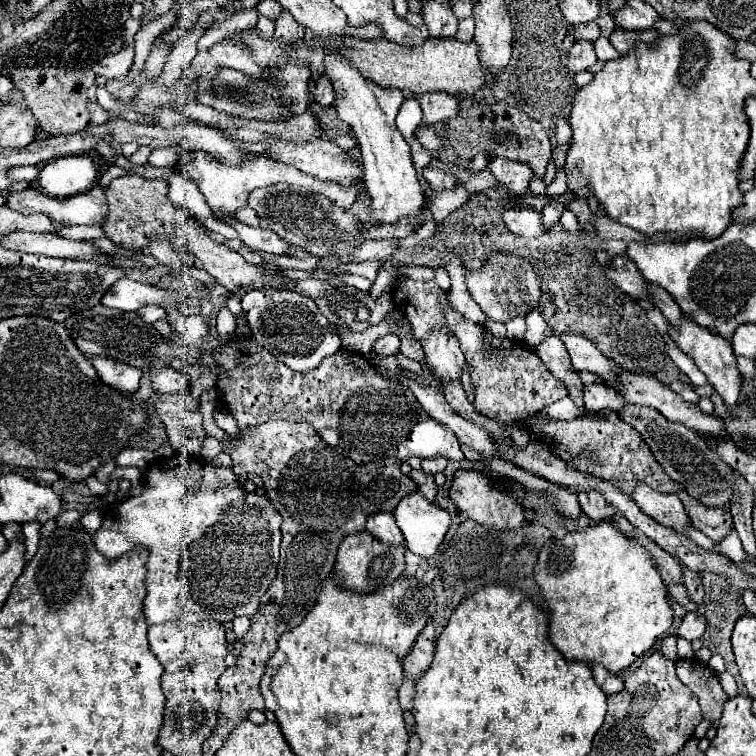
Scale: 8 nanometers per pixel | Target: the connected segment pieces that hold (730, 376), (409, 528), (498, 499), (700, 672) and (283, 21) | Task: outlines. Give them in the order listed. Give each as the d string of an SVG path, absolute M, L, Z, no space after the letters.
M682 316L680 328L670 328L670 336L678 344L678 348L684 354L688 354L694 360L694 364L706 374L708 382L716 388L716 392L724 400L726 408L728 410L736 410L738 408L740 388L742 388L742 376L740 376L740 372L736 368L736 356L732 352L730 340L718 338L716 334L710 334L710 330L702 330L696 322L690 322L690 318L684 318L684 316Z
M414 492L400 500L394 510L398 528L406 538L406 548L422 558L432 558L450 526L450 514L430 504L422 494Z
M472 470L456 472L450 488L450 498L462 514L466 514L470 520L474 520L480 526L498 528L498 530L518 530L524 524L522 506L506 490L502 490L494 480L490 480L480 472L472 472Z
M698 658L678 660L676 674L698 696L702 716L720 720L728 696L718 682L718 674L708 664L700 662Z
M282 12L280 18L276 20L276 40L282 42L282 44L296 44L296 42L302 42L304 38L304 28L298 26L298 22L294 22L294 18L290 18L290 14Z

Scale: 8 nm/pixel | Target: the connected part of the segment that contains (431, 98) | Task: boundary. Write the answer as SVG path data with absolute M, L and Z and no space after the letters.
M428 92L428 94L414 94L422 108L422 124L424 126L434 126L436 122L444 122L458 114L458 102L460 98L450 98L450 94L438 94L438 92Z

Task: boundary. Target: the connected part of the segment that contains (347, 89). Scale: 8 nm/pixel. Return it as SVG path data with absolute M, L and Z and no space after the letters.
M326 48L324 50L324 68L326 68L326 78L332 82L334 86L334 108L338 112L338 118L344 120L358 144L360 144L360 152L362 152L362 168L364 168L364 184L366 190L370 194L370 208L374 218L378 220L378 224L398 224L400 218L406 216L420 216L424 210L424 192L420 188L420 180L418 174L414 170L414 162L410 156L410 146L408 142L402 138L400 130L396 128L396 114L400 110L400 104L404 102L402 92L400 90L390 90L390 88L380 88L378 84L362 78L362 74L348 62L348 58L338 50L338 48Z

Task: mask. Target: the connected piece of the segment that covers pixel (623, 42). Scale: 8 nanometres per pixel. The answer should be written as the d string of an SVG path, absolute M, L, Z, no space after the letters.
M614 30L610 34L610 44L622 54L626 56L628 52L632 52L636 48L636 44L644 42L644 44L654 44L658 40L658 32L656 30L648 30L648 32L626 32L626 30Z

